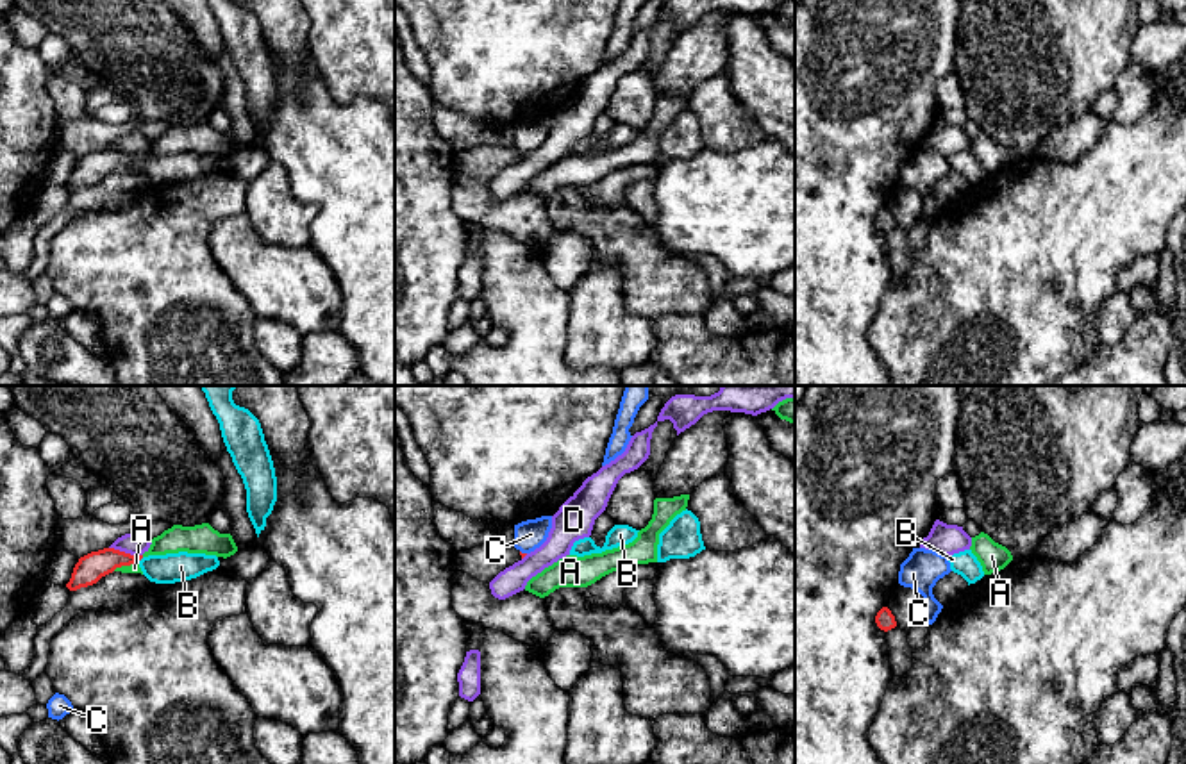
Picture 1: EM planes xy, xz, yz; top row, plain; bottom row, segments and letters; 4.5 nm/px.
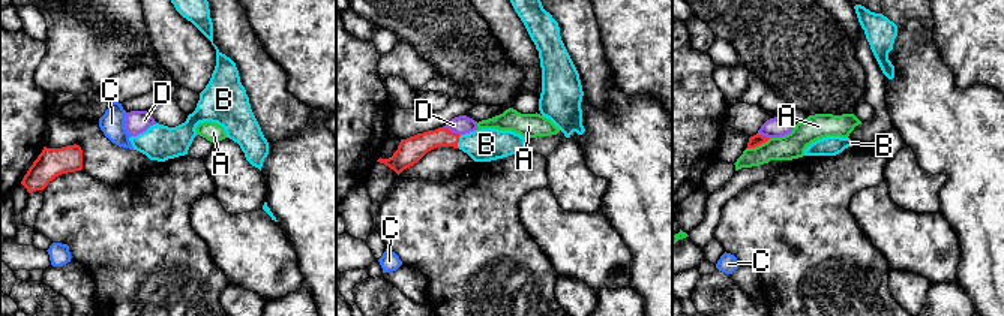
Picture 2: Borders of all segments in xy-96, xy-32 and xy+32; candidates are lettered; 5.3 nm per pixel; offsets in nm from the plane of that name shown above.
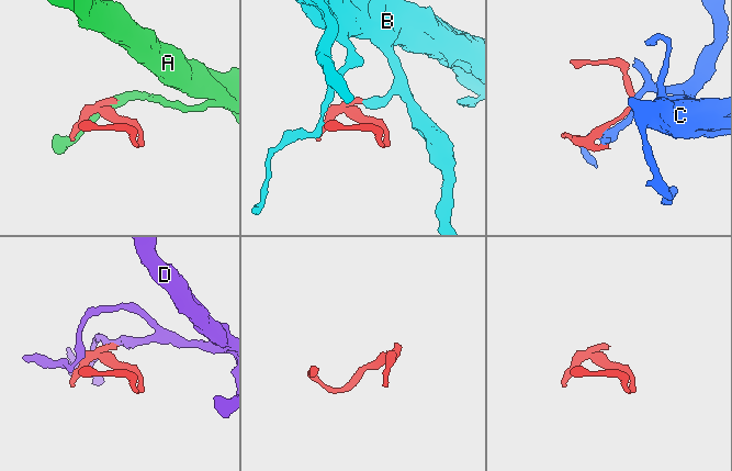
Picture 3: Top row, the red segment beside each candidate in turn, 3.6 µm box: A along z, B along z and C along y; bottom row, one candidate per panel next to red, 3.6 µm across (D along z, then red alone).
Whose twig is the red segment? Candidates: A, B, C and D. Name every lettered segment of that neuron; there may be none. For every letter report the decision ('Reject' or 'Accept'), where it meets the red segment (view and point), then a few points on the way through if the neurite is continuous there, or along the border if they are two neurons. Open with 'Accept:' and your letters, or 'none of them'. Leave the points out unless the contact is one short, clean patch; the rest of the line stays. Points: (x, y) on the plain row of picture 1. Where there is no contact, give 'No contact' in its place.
Accept: B
A: Reject. Touches red at xy (125, 165). Boundary: xy (138, 161), (113, 170)
B: Accept. Touches red at xy (140, 159). Path across: xy (90, 168), (108, 159), (140, 159), (156, 168), (170, 168)
C: Reject. Touches red at xz (524, 154)
D: Reject. Touches red at xy (124, 152). Boundary: xy (109, 147), (141, 156)

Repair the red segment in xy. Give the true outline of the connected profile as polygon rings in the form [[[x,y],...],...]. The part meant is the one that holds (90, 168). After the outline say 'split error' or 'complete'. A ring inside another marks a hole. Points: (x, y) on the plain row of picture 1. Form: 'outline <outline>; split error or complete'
outline [[[114,148],[91,152],[79,159],[71,179],[66,184],[70,191],[96,184],[102,177],[113,173],[116,168],[138,162],[143,175],[155,184],[175,184],[196,179],[220,166],[216,155],[205,154],[166,154],[166,155],[130,155]]]; split error

